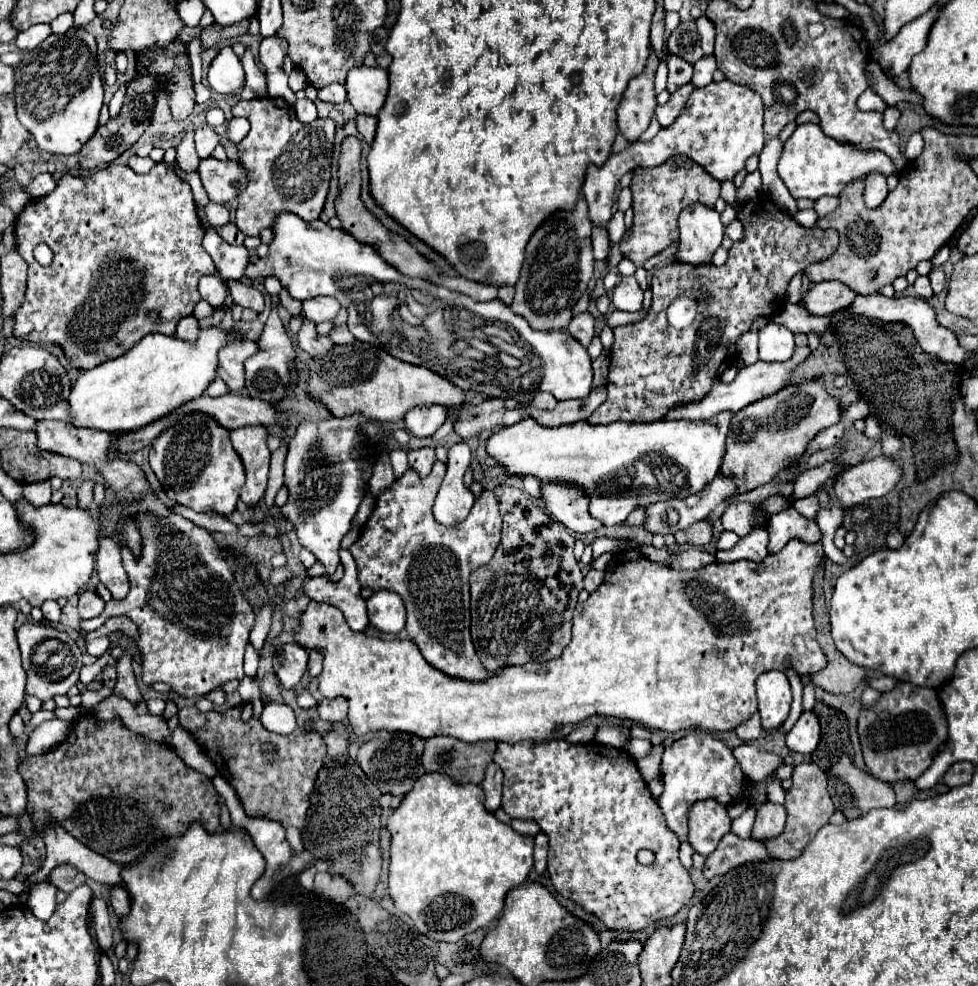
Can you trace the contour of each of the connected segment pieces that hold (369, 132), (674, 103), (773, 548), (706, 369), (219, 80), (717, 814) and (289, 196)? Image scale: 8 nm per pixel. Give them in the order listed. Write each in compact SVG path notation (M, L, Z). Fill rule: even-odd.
M359 115L357 119L357 131L361 133L361 137L371 145L375 139L375 129L377 129L377 117L371 115Z
M685 85L681 89L677 89L665 105L657 107L657 115L655 117L657 117L657 121L659 121L661 127L669 127L677 119L677 115L685 107L685 103L687 103L687 99L689 99L691 93L693 93L693 85Z
M789 505L777 515L771 515L765 523L769 533L769 553L781 551L791 539L799 539L803 543L819 543L823 533L813 519L803 517Z
M753 201L757 205L755 215L739 215L737 219L745 227L745 239L733 243L729 259L723 267L703 265L693 269L691 265L667 265L655 269L651 291L653 303L645 319L639 323L615 327L615 343L609 355L609 377L607 377L607 401L589 417L591 425L609 425L613 421L661 421L667 411L679 405L701 401L721 377L721 373L737 361L737 339L749 331L757 317L771 317L785 305L785 291L793 275L803 271L807 265L823 261L833 255L839 245L839 233L833 229L805 229L793 217L779 211L771 201ZM677 297L691 297L697 301L699 317L685 329L673 329L667 321L667 307Z
M229 45L221 47L209 65L209 85L217 93L237 93L245 83L245 73L239 57Z
M699 801L693 805L689 813L689 845L695 853L713 853L729 829L731 819L723 805L717 805L717 801Z
M255 97L255 99L239 99L233 105L235 117L245 117L251 123L249 133L245 139L237 145L239 149L239 163L247 173L247 189L239 193L239 205L237 205L237 217L235 225L245 235L259 235L261 229L271 227L273 217L277 217L279 211L291 211L297 213L305 221L319 219L319 213L325 205L329 179L331 179L331 155L333 155L333 137L335 137L335 123L331 119L315 119L313 123L301 123L295 115L293 105L281 99L273 97Z

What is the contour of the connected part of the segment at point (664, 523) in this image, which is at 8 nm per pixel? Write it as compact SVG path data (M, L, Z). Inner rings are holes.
M717 475L701 493L689 495L685 499L669 499L663 503L649 505L645 509L645 531L649 533L675 533L679 529L687 529L695 521L705 519L719 503L725 501L733 493L733 481L729 477Z

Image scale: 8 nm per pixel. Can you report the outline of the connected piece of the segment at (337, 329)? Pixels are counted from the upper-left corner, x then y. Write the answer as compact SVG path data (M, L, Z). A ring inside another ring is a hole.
M341 323L341 325L333 325L329 337L331 337L333 343L339 343L339 345L347 345L347 343L353 343L353 341L355 341L355 337L351 335L351 331L347 329L345 323Z

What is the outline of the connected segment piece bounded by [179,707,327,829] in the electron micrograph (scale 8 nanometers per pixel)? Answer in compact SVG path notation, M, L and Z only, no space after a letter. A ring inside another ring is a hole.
M185 707L179 711L179 725L191 733L207 757L211 757L211 761L217 765L219 773L233 785L249 817L273 819L283 827L301 829L305 825L309 795L313 791L317 771L327 755L325 741L319 733L303 729L295 729L285 737L271 733L257 719L245 723L241 719L241 707L225 713L201 713L197 707ZM267 749L273 751L271 757L265 755Z

